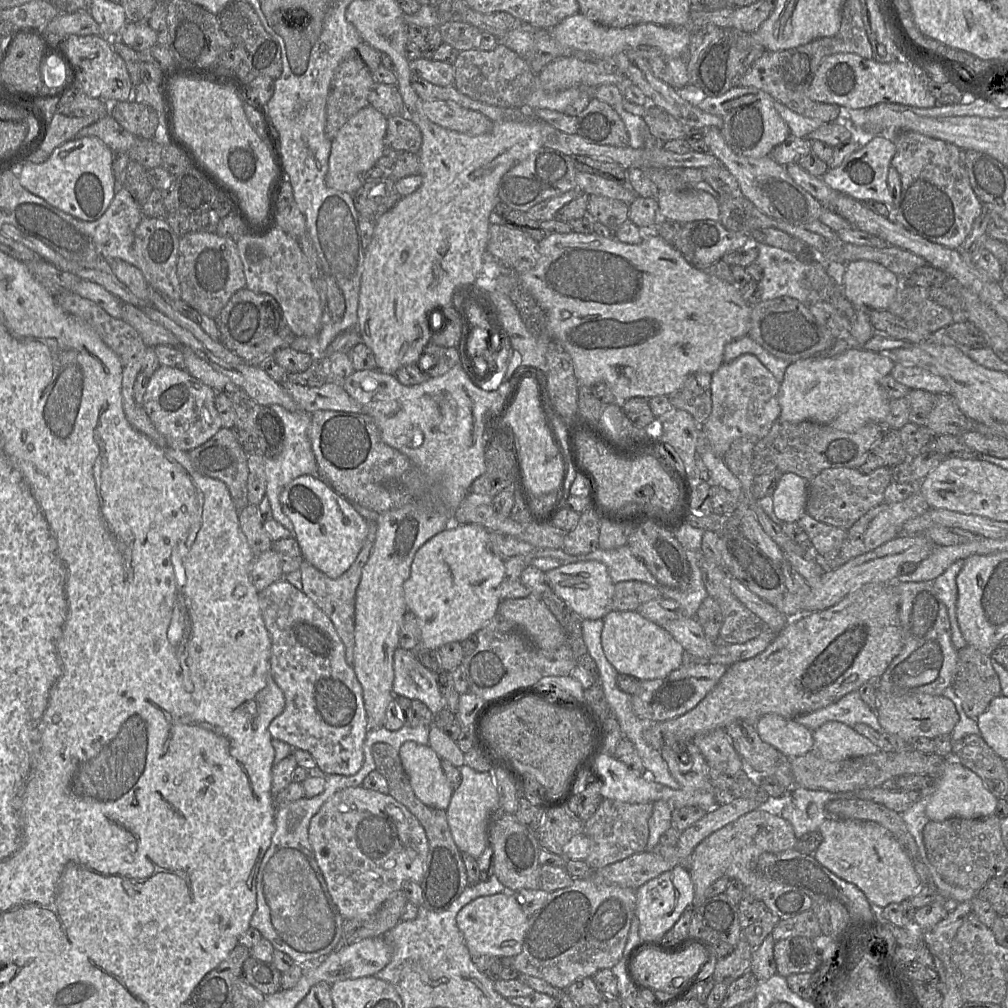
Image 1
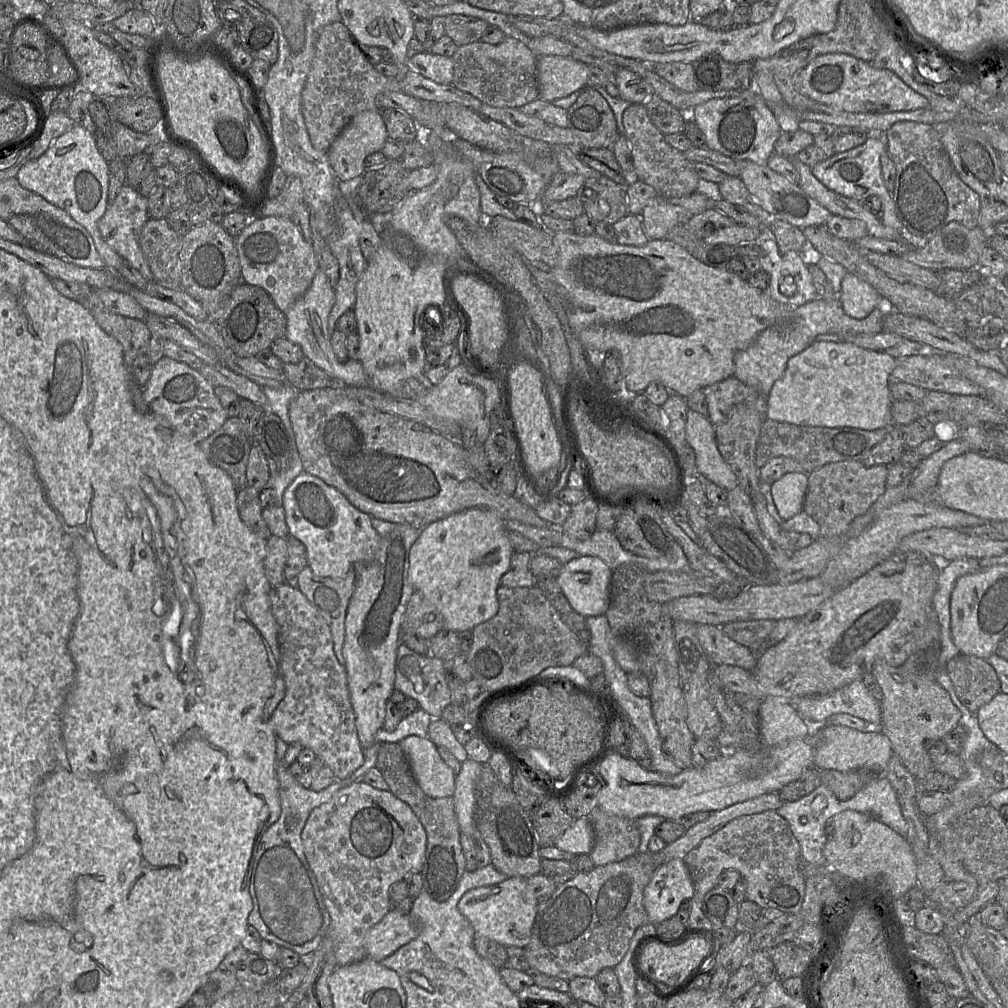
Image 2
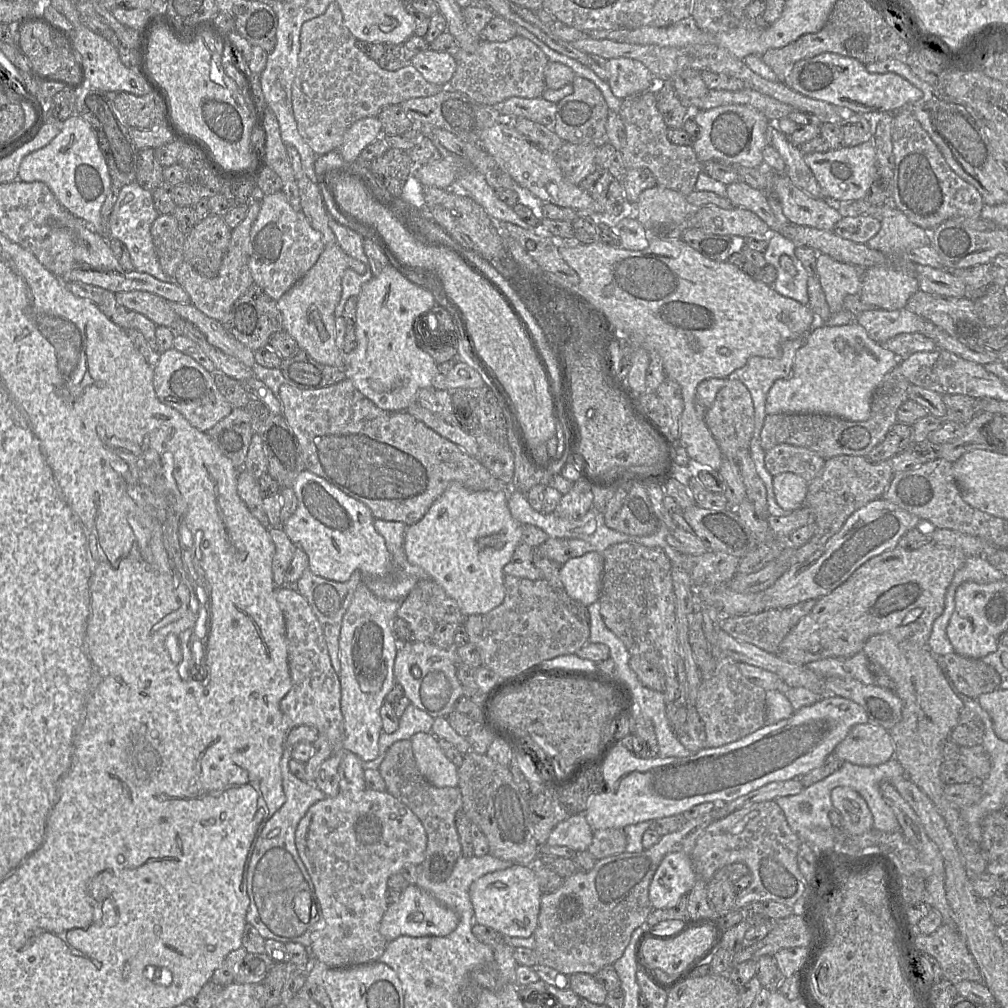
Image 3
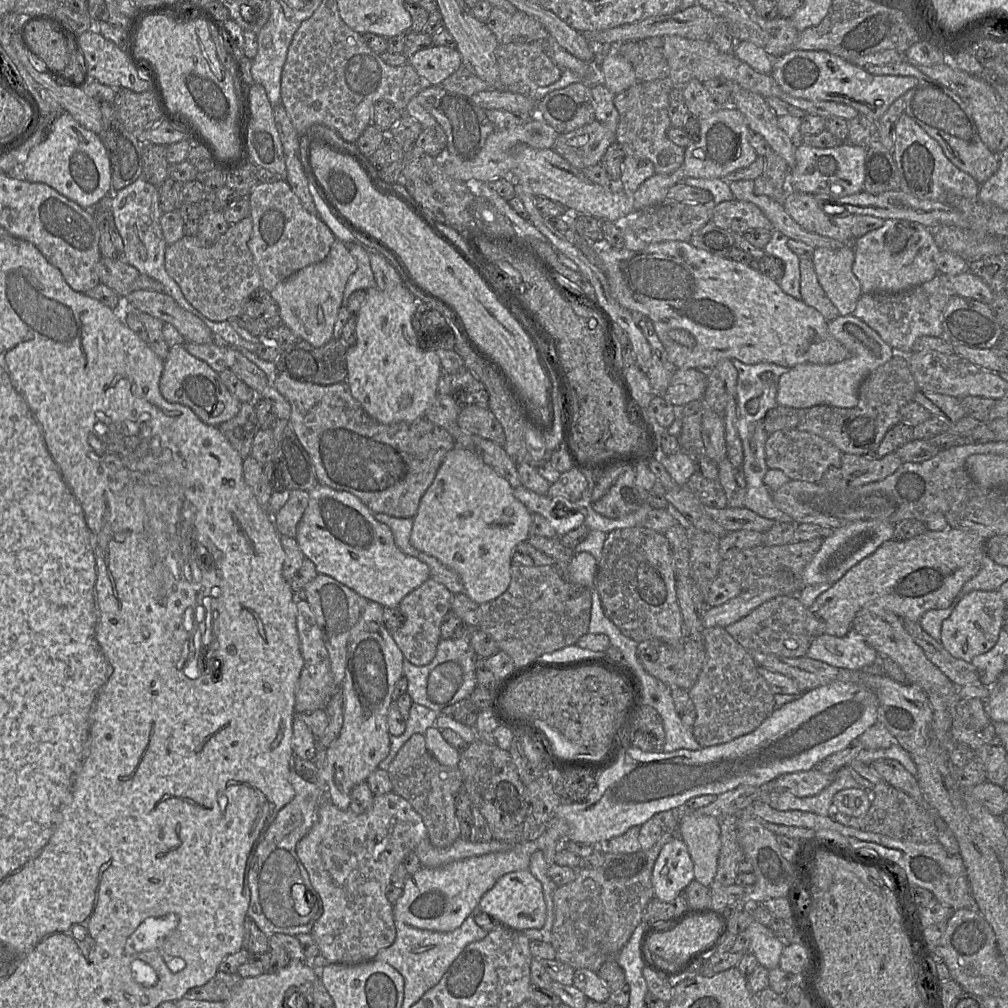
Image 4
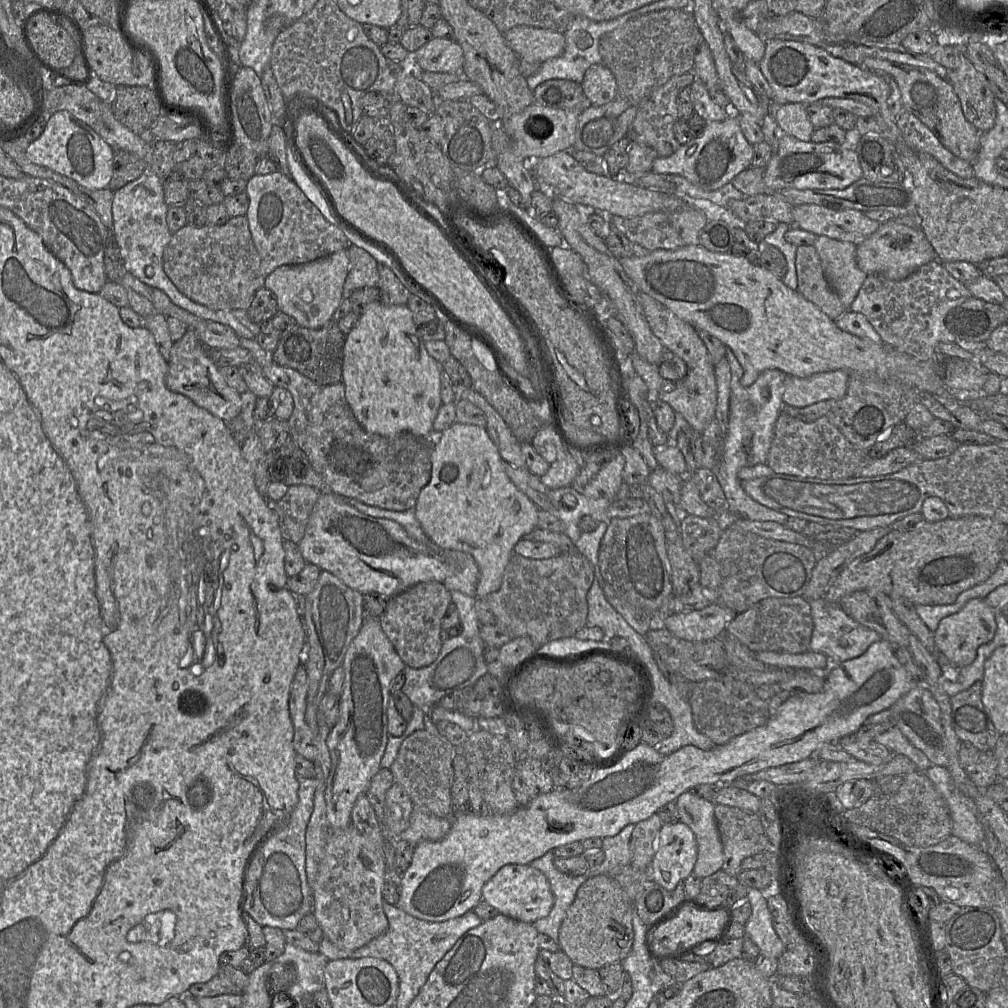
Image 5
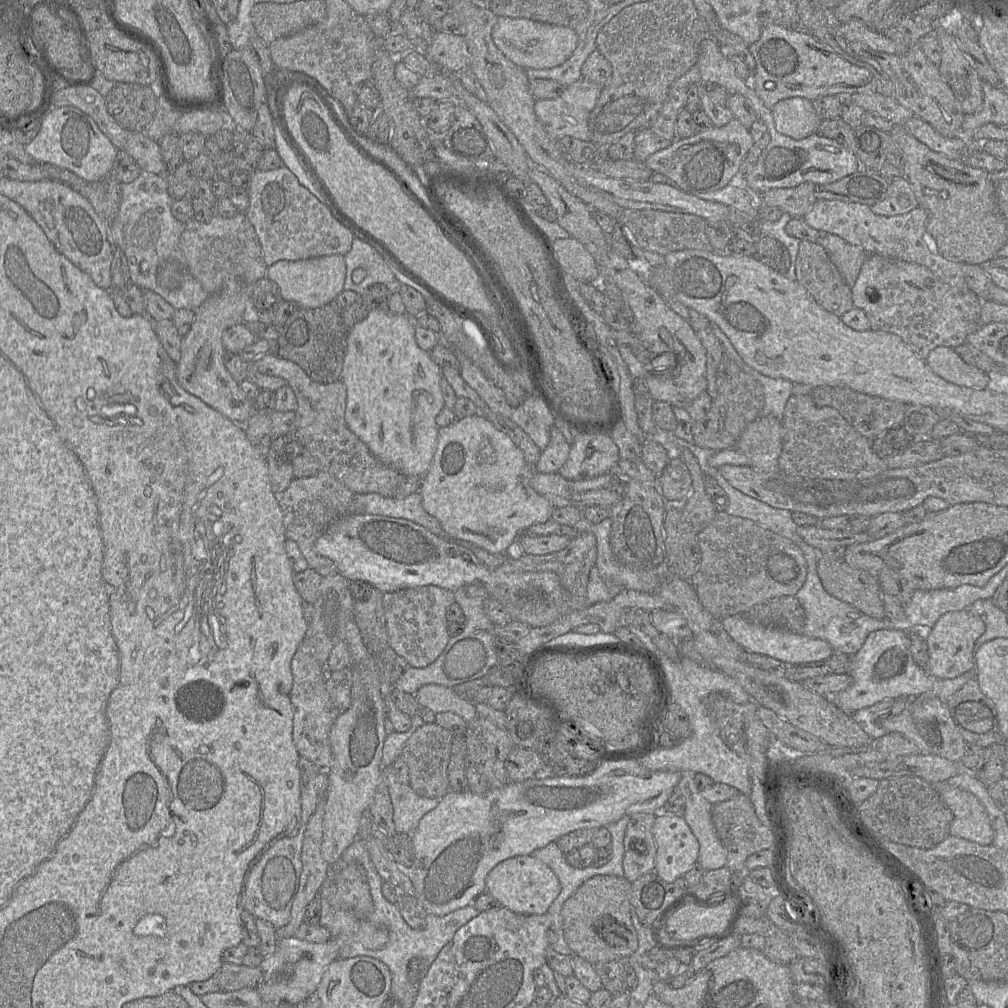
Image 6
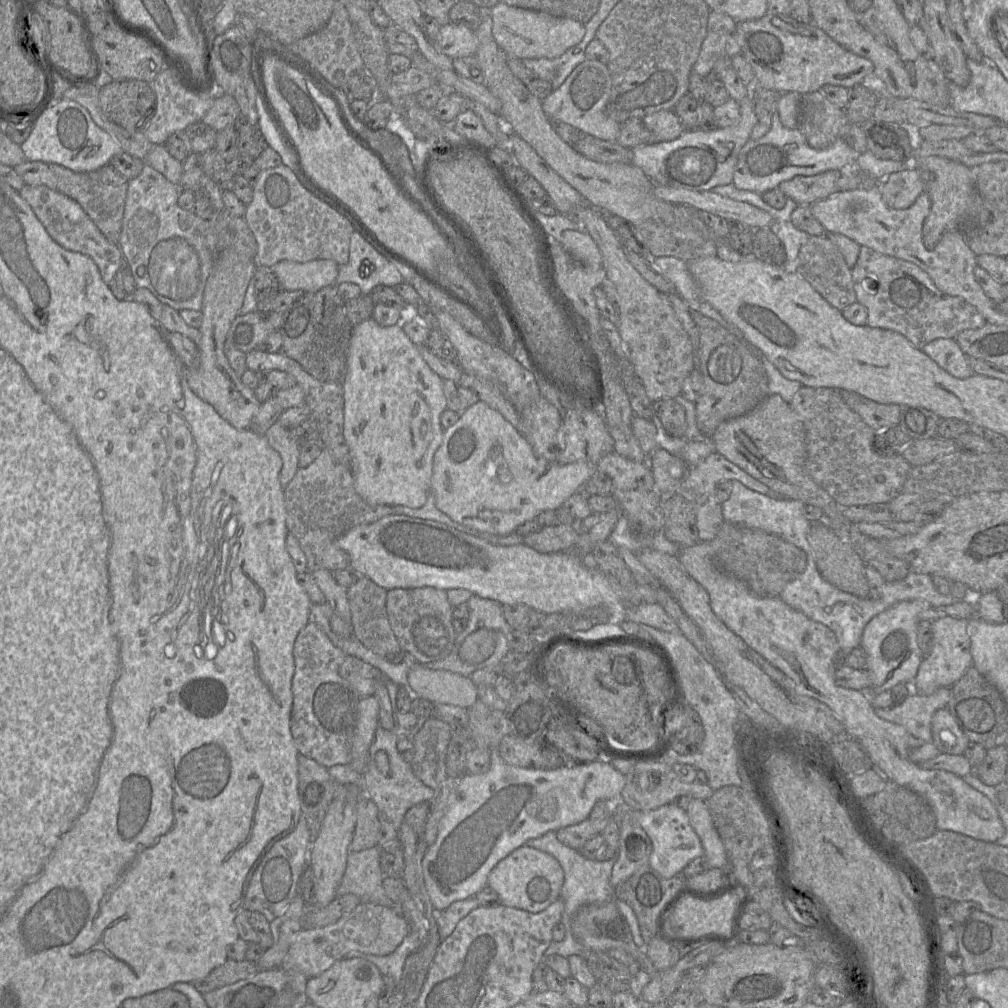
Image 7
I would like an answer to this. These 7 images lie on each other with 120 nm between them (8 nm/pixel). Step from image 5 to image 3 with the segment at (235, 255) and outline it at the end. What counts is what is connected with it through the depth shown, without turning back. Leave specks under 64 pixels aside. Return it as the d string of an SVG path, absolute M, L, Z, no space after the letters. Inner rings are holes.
M253 197L248 203L245 219L231 231L231 238L219 272L214 278L200 275L189 263L183 261L175 273L176 282L189 294L191 303L206 316L219 322L226 322L233 305L239 297L254 284L248 266L248 244L251 227L259 214L260 197Z

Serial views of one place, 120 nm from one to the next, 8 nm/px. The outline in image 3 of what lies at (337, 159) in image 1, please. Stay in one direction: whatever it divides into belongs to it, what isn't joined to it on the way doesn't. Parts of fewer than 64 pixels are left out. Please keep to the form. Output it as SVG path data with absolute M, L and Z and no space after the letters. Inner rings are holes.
M378 117L359 119L346 130L338 152L344 161L353 163L359 159L361 151L381 135Z

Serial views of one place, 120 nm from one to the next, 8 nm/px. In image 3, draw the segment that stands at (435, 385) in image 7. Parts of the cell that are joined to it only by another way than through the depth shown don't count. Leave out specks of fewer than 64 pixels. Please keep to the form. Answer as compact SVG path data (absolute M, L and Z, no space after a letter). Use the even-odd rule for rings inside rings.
M388 263L380 274L362 286L358 295L354 324L356 347L345 355L346 376L366 398L382 410L405 411L411 404L417 403L417 393L420 389L432 386L432 380L438 373L438 364L422 347L422 319L427 319L426 315L436 305L433 293L418 285L427 282L414 279L410 281L399 268Z

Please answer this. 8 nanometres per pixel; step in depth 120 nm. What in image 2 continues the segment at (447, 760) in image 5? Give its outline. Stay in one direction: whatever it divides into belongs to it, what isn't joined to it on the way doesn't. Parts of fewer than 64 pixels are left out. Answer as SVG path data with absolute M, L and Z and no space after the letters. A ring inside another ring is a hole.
M382 743L378 749L375 767L381 772L389 786L389 791L411 807L424 827L427 845L425 861L421 870L423 890L438 902L446 901L456 890L466 871L453 796L444 798L427 796L414 779L409 762L399 743Z

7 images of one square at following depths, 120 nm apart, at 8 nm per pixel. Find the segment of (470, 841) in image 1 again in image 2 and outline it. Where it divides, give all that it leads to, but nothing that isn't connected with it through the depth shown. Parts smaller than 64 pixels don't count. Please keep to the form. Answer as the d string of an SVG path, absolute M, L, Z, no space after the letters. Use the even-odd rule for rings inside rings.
M467 759L461 763L460 773L455 779L453 794L454 809L460 832L471 836L477 830L474 821L475 788L482 764Z

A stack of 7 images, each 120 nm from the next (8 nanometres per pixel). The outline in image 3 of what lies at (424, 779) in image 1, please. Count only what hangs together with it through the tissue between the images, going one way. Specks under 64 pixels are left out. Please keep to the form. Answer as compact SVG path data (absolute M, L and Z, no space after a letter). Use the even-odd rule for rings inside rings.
M416 733L410 741L417 767L429 783L438 788L458 787L458 768L445 756L432 733Z

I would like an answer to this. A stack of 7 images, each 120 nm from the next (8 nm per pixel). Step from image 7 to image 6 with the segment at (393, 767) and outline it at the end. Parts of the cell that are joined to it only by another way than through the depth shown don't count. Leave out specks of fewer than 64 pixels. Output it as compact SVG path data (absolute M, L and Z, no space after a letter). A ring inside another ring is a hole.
M391 781L388 787L393 807L393 821L399 834L412 834L422 817L439 804L436 798L419 796L409 784Z

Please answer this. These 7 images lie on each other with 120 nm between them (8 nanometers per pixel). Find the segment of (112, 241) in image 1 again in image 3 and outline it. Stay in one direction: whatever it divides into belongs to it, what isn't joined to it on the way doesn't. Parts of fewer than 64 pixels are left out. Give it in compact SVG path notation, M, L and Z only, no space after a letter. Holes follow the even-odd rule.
M136 182L125 185L120 190L118 199L108 220L108 237L112 239L117 239L126 246L130 255L131 262L134 266L134 271L150 274L154 278L165 283L178 284L174 277L168 276L163 271L153 243L151 226L159 215L160 214L154 206L152 191L143 189Z

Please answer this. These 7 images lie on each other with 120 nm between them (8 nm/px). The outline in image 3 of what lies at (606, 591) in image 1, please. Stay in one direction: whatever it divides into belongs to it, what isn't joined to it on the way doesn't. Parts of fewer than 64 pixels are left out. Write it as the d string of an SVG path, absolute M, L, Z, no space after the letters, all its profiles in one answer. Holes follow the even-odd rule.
M595 551L571 558L560 568L568 596L586 607L599 600L603 574L603 555Z

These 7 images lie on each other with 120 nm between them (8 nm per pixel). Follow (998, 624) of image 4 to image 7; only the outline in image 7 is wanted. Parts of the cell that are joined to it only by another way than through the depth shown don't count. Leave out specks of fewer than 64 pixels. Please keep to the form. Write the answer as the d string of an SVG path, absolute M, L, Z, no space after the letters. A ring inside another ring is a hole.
M950 615L939 616L932 622L932 641L914 679L915 693L928 695L940 687L952 687L973 665L970 652L968 619Z

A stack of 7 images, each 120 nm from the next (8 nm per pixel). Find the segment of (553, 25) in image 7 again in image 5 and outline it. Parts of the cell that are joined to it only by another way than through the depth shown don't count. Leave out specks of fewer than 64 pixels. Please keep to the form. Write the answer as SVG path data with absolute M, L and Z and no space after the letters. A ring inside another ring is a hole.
M516 26L504 33L509 47L520 59L544 63L559 56L565 48L563 33L530 26Z

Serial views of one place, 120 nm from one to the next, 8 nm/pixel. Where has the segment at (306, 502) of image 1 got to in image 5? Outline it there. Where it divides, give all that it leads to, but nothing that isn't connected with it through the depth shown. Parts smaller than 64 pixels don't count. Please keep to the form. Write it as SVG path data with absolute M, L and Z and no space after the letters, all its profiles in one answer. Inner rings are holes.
M321 493L309 517L304 536L298 544L306 561L328 571L361 594L376 593L386 599L424 582L441 582L459 571L455 562L446 562L426 545L411 538L395 521L373 518L361 513L334 493Z

